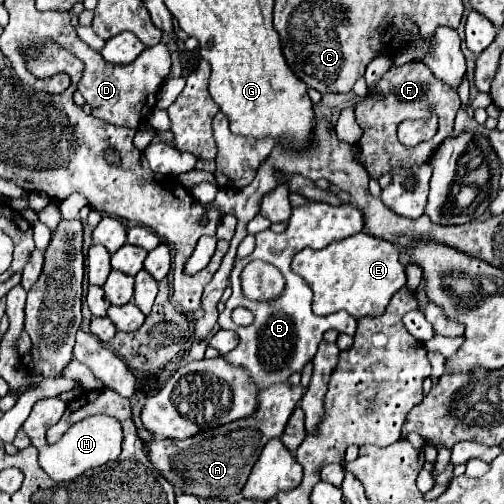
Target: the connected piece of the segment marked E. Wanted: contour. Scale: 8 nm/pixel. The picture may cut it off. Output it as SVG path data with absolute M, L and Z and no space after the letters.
M359 233L333 241L319 251L303 249L295 255L291 267L313 289L313 313L329 315L345 309L355 319L361 319L365 315L381 315L391 297L405 285L407 277L399 255L401 249L397 245L369 233Z

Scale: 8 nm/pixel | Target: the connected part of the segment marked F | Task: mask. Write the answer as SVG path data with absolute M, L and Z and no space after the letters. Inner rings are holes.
M405 63L403 67L391 67L371 89L369 95L379 93L383 99L365 99L355 105L357 111L357 125L363 129L363 137L359 141L361 149L361 161L371 177L379 177L381 173L389 173L391 167L397 165L421 165L431 159L433 151L443 143L445 137L453 131L455 115L461 107L461 99L453 87L449 87L445 81L439 81L431 69L421 63ZM431 109L439 119L439 129L433 139L419 143L417 147L405 147L397 141L397 127L403 119L429 119Z

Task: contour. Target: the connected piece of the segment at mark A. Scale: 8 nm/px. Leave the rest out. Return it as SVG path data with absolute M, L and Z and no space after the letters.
M277 383L263 391L259 391L259 411L253 417L233 421L223 427L215 427L209 431L201 431L189 439L153 439L147 443L149 459L153 467L177 489L197 495L199 499L205 497L225 497L231 499L241 493L255 461L259 459L261 449L273 437L281 437L293 409L305 395L303 385L291 383Z

